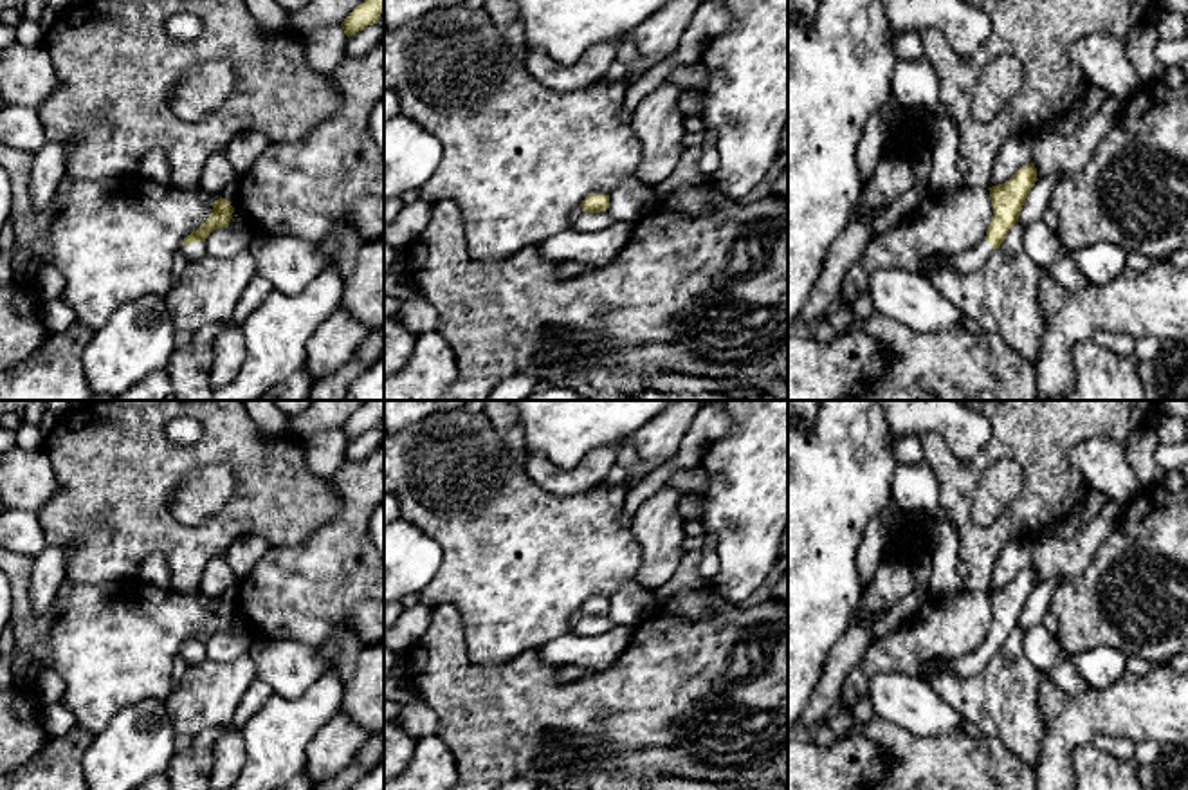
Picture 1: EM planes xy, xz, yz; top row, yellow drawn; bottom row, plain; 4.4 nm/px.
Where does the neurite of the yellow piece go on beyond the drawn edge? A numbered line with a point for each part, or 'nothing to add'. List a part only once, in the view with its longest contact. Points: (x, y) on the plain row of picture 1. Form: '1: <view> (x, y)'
1: xy (197, 653)

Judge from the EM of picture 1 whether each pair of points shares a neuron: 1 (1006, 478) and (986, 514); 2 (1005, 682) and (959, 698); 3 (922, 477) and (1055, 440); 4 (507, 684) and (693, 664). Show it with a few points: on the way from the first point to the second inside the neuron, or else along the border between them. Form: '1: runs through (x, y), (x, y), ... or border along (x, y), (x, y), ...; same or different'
1: runs through (999, 487), (986, 505); same
2: runs through (994, 693), (988, 698), (970, 698); same
3: border along (925, 462), (938, 484), (940, 507); different
4: runs through (554, 698), (646, 698); same

